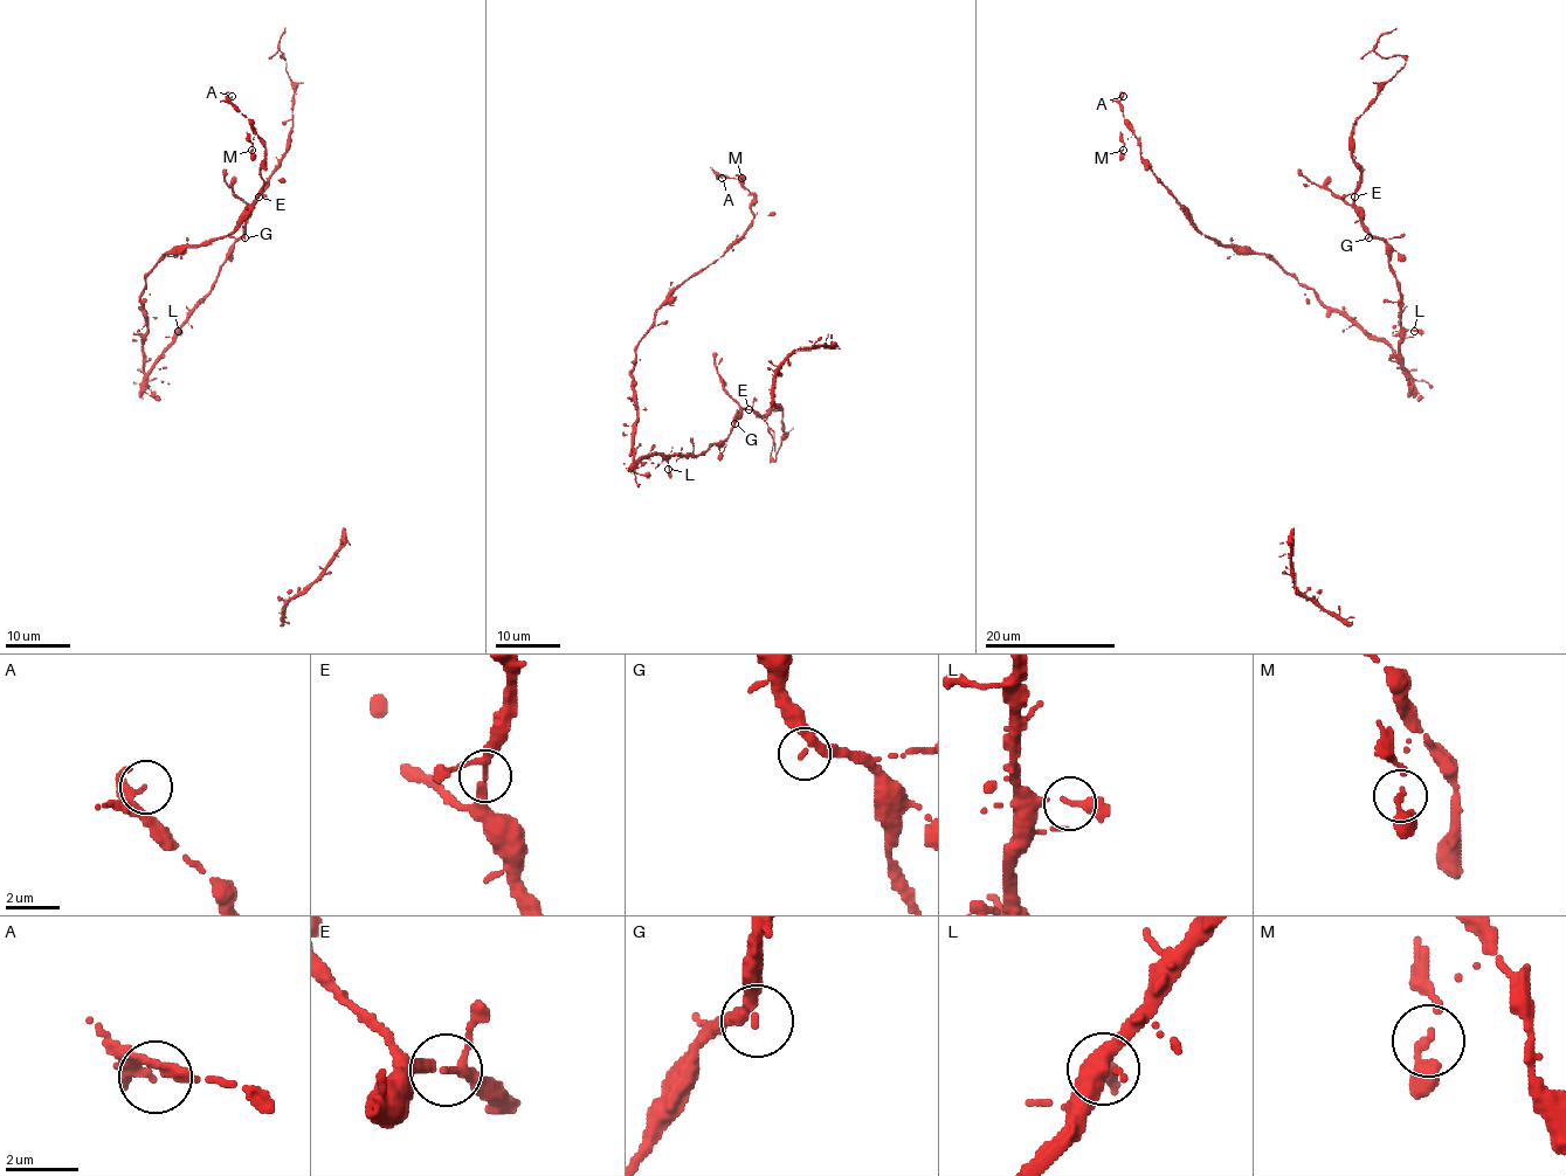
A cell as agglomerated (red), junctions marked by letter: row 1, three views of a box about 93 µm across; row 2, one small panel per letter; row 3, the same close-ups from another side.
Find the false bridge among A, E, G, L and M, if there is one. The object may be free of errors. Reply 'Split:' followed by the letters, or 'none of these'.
Split: none of these

